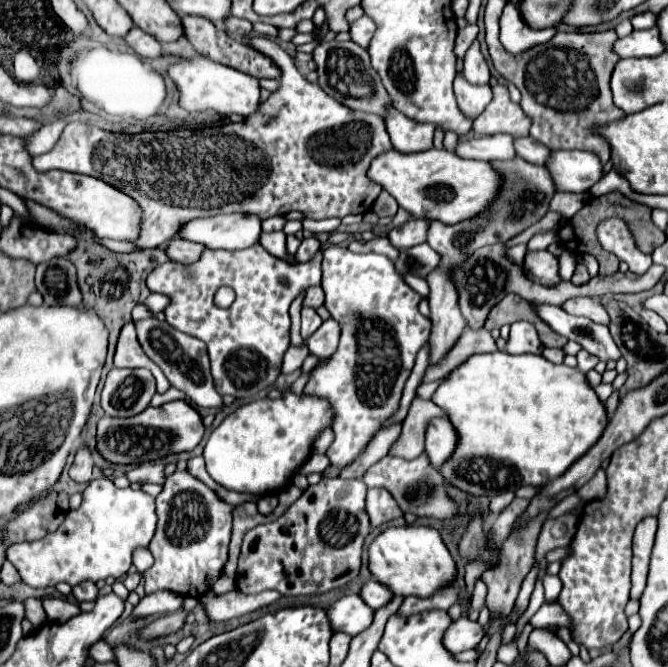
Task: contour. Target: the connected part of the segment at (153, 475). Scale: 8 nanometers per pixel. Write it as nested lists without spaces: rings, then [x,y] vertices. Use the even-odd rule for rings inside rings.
[[[140,464],[138,468],[130,470],[126,474],[130,478],[130,482],[154,482],[154,484],[164,484],[166,476],[164,476],[164,464]]]

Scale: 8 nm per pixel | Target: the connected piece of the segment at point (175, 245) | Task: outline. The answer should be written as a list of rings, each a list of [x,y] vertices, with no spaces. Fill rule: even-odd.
[[[174,238],[170,240],[170,244],[166,246],[166,256],[172,260],[172,262],[180,262],[180,264],[192,264],[198,260],[200,252],[204,250],[202,244],[192,244],[192,242],[186,242],[182,238]]]

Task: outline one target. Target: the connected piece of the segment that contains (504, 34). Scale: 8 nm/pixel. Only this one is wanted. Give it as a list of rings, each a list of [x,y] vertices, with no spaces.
[[[512,2],[504,6],[500,16],[500,44],[506,48],[506,52],[522,54],[538,44],[548,42],[550,38],[554,38],[554,34],[556,34],[556,28],[546,28],[546,30],[528,28],[522,22],[520,12]]]

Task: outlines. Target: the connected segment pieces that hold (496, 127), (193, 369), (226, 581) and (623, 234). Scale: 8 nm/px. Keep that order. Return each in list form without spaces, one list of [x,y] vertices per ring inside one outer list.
[[[492,86],[492,102],[488,108],[474,120],[472,130],[476,134],[514,134],[514,136],[528,136],[530,130],[530,118],[522,112],[520,104],[510,102],[508,88],[506,86]]]
[[[146,318],[146,320],[136,322],[136,330],[138,330],[138,340],[140,340],[144,352],[148,354],[150,360],[154,360],[160,366],[160,370],[168,378],[170,386],[182,390],[194,406],[210,408],[210,410],[224,406],[222,396],[216,392],[216,388],[212,384],[208,352],[206,352],[206,344],[202,344],[202,340],[192,338],[184,332],[178,332],[168,322],[160,322],[158,318]]]
[[[222,574],[222,576],[214,582],[212,590],[214,590],[214,592],[218,592],[218,594],[224,594],[224,592],[236,590],[236,580],[234,580],[234,578],[228,578],[228,576],[224,576],[224,574]]]
[[[608,218],[598,224],[598,242],[606,252],[612,252],[626,262],[630,272],[644,274],[652,264],[652,258],[636,248],[634,236],[622,218]]]

